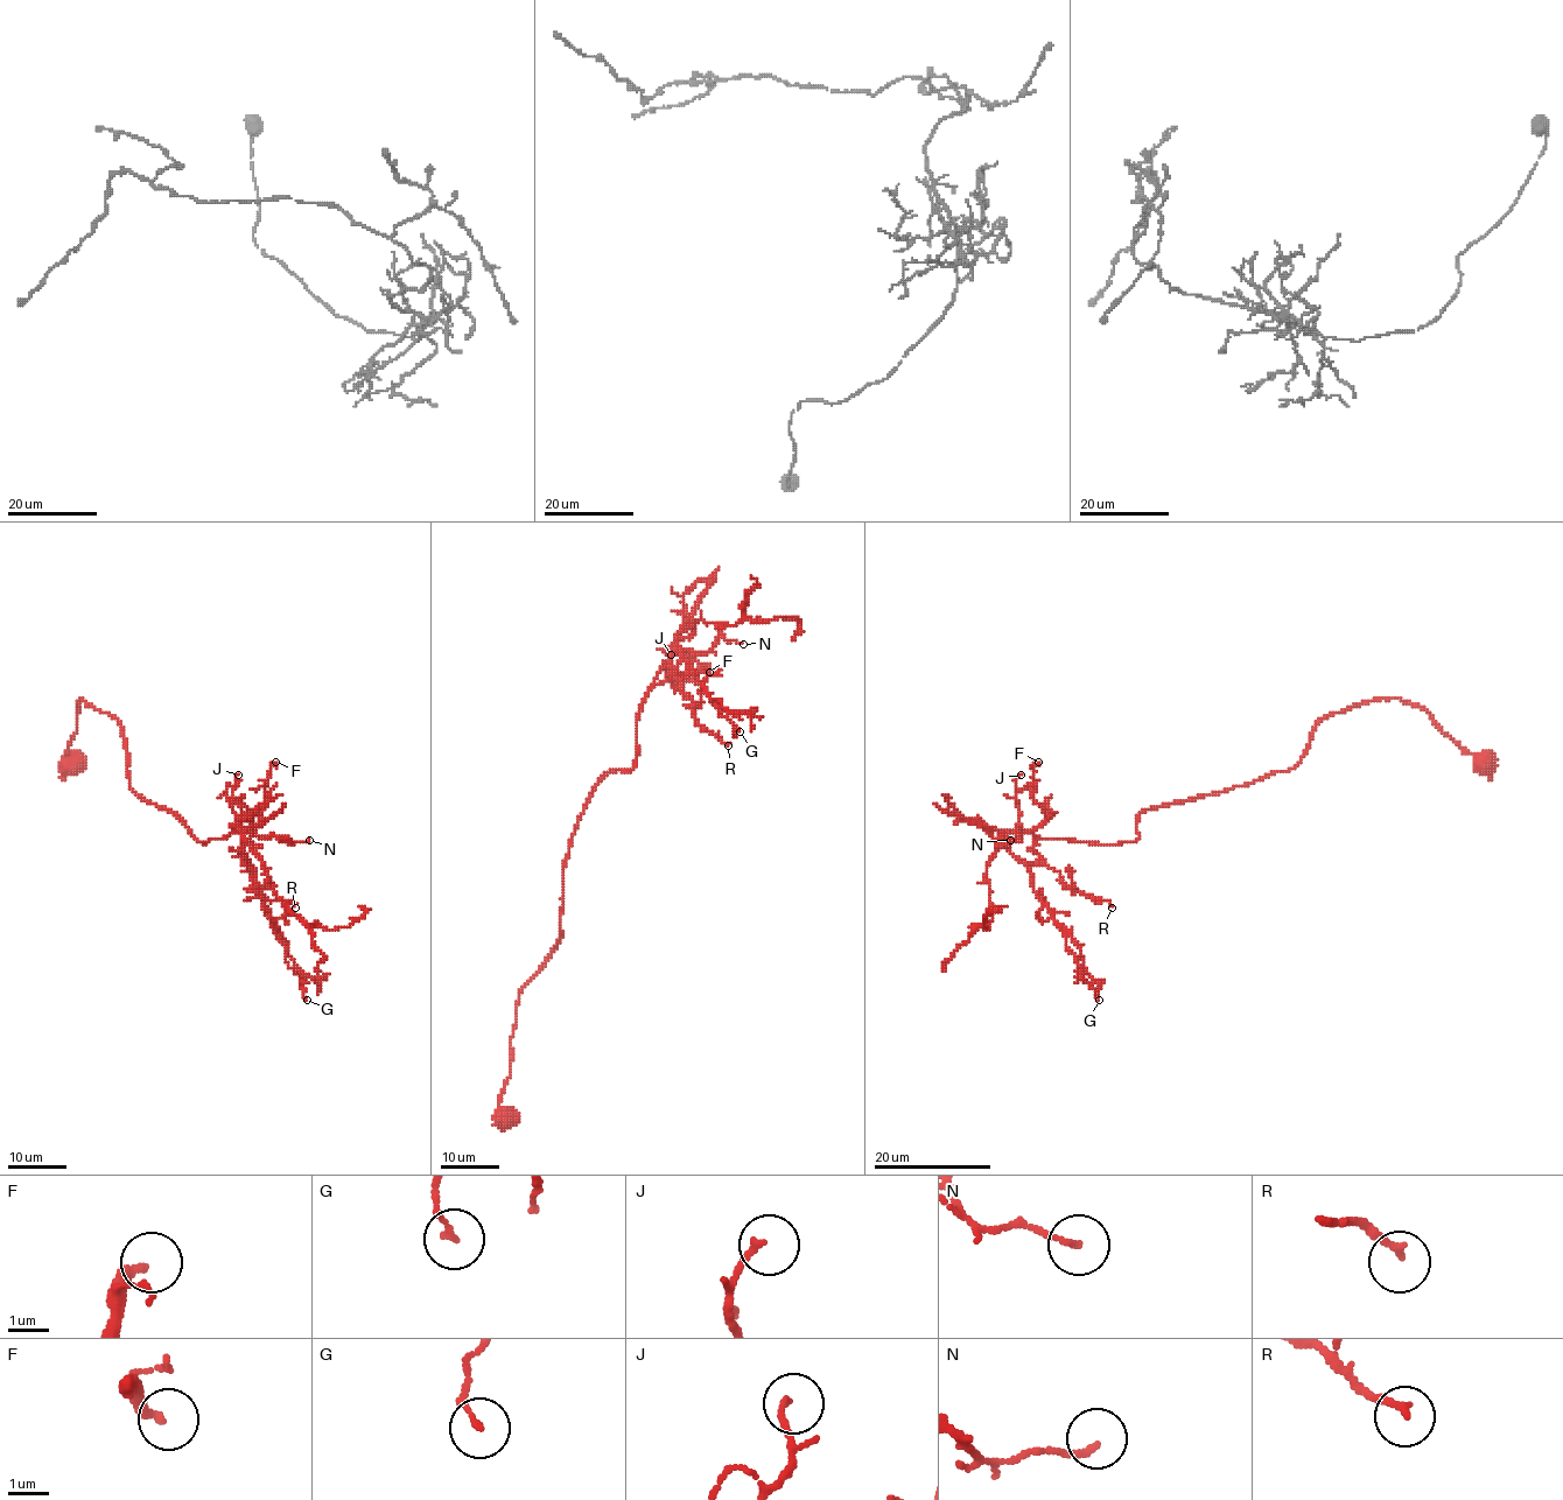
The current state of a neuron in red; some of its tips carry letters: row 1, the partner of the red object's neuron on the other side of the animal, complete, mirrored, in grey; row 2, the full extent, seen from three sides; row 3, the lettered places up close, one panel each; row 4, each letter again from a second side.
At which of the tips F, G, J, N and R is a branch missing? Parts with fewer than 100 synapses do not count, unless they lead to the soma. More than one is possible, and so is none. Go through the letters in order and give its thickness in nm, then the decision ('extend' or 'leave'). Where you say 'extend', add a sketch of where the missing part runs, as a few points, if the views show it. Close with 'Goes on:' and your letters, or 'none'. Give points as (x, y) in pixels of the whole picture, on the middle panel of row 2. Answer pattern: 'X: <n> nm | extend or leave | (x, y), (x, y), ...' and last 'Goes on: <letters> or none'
F: 280 nm | leave
G: 110 nm | leave
J: 130 nm | leave
N: 130 nm | leave
R: 180 nm | leave
Goes on: none

